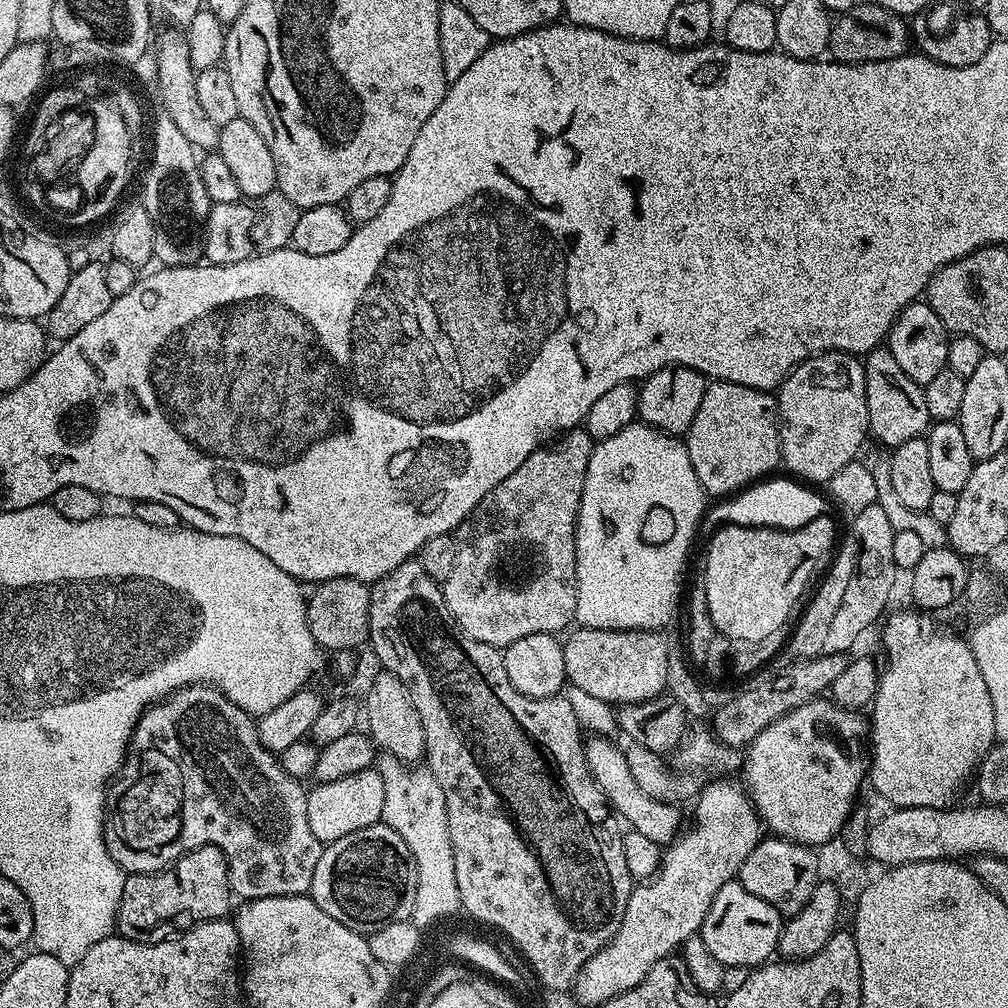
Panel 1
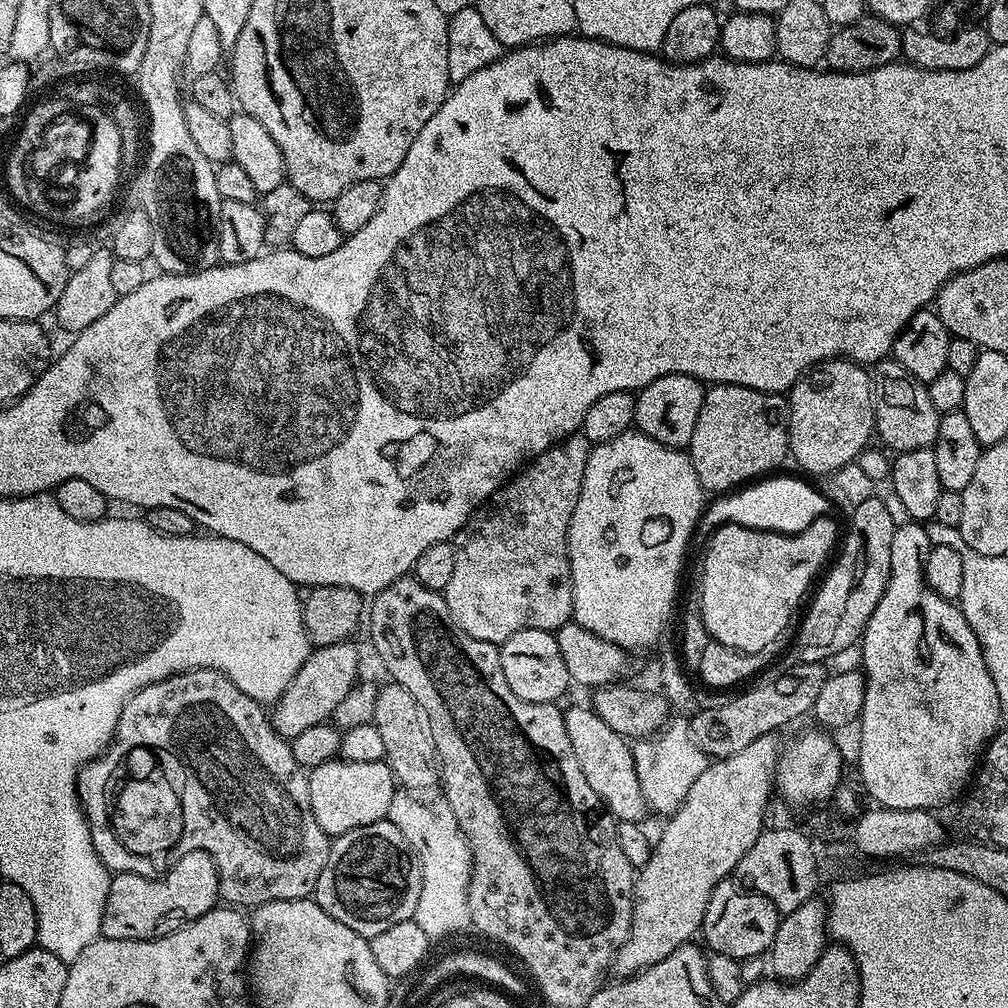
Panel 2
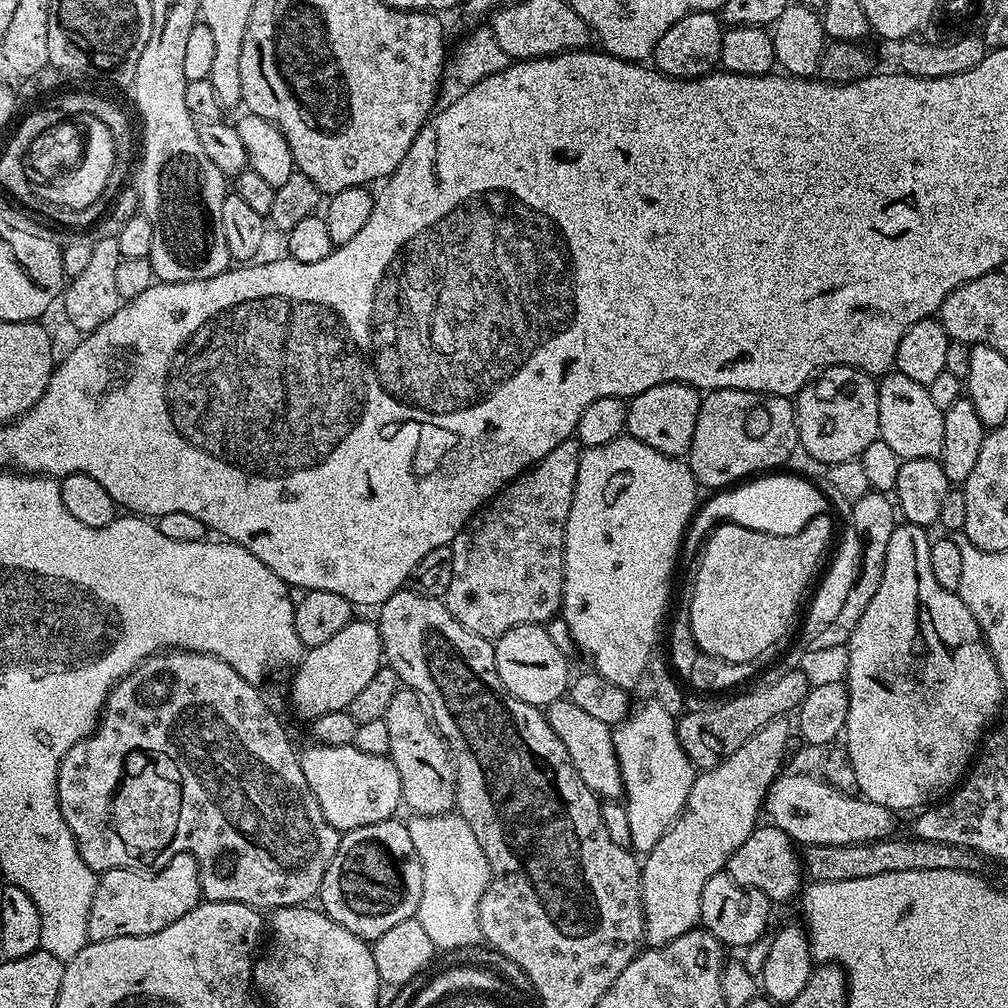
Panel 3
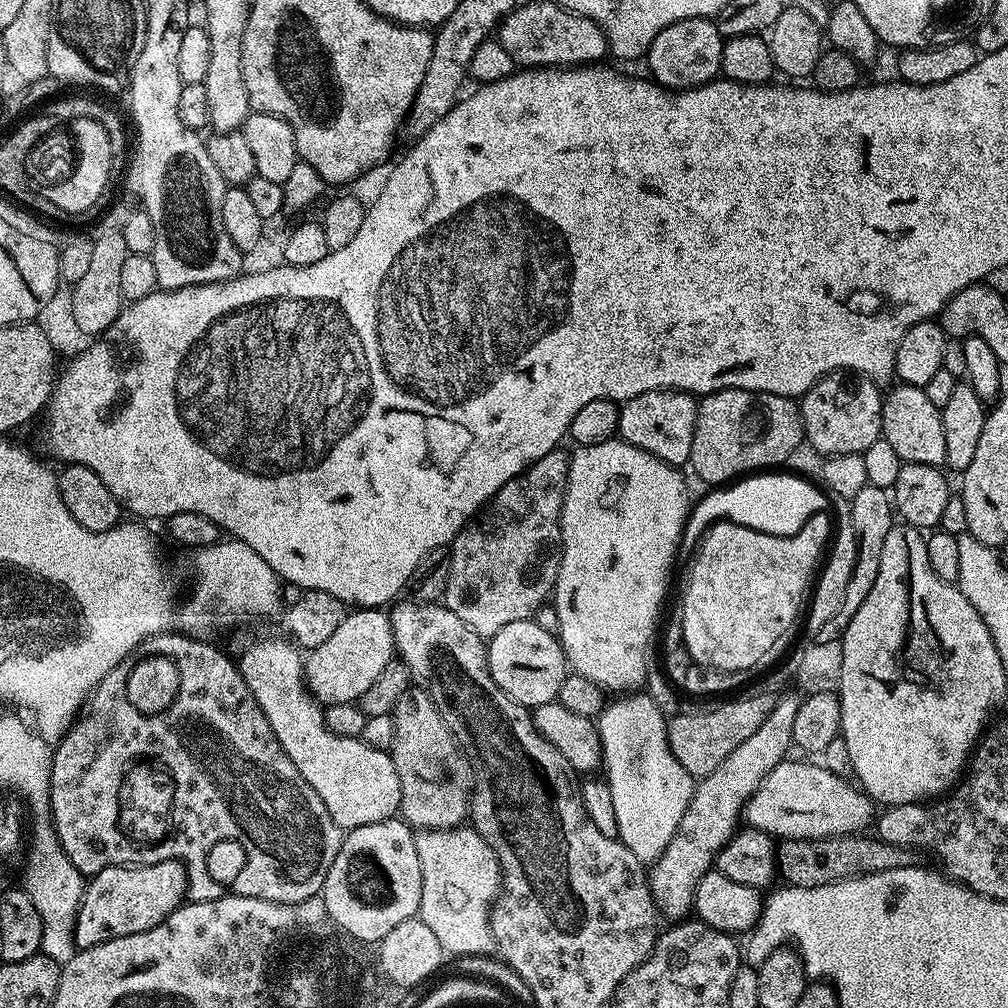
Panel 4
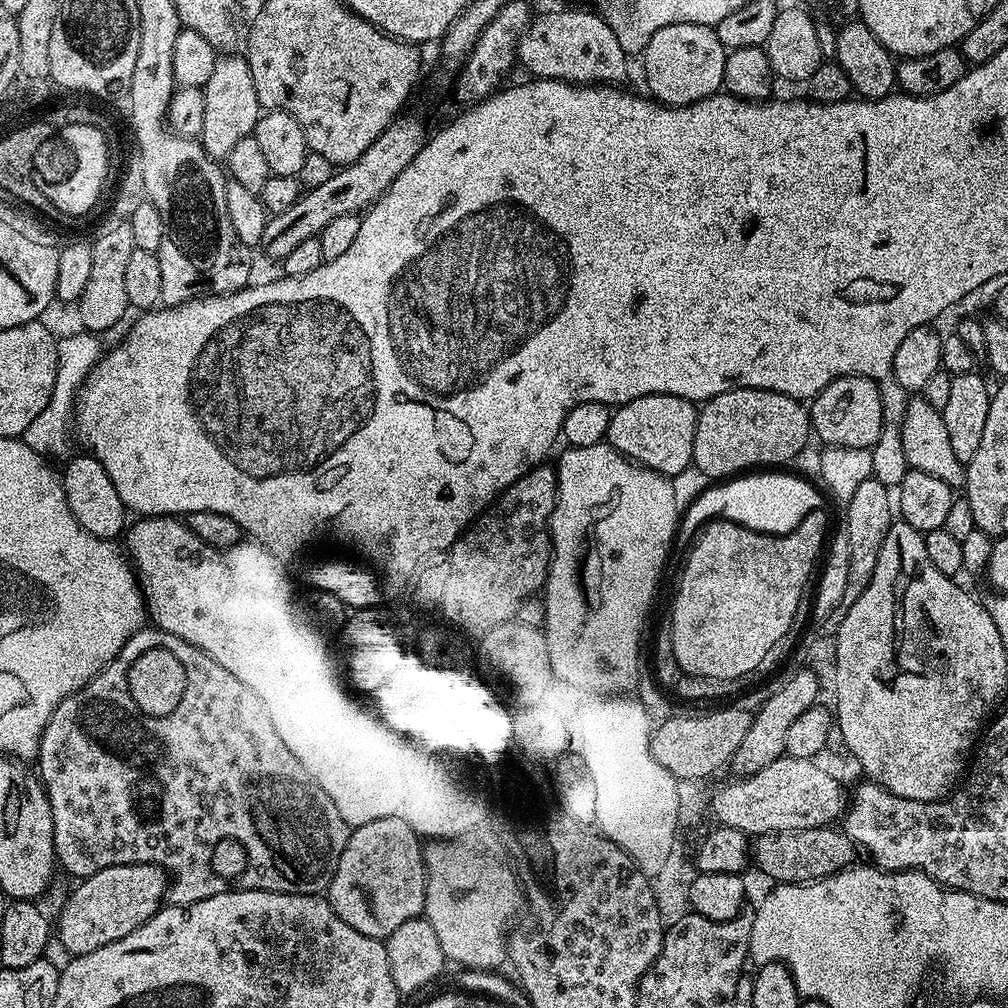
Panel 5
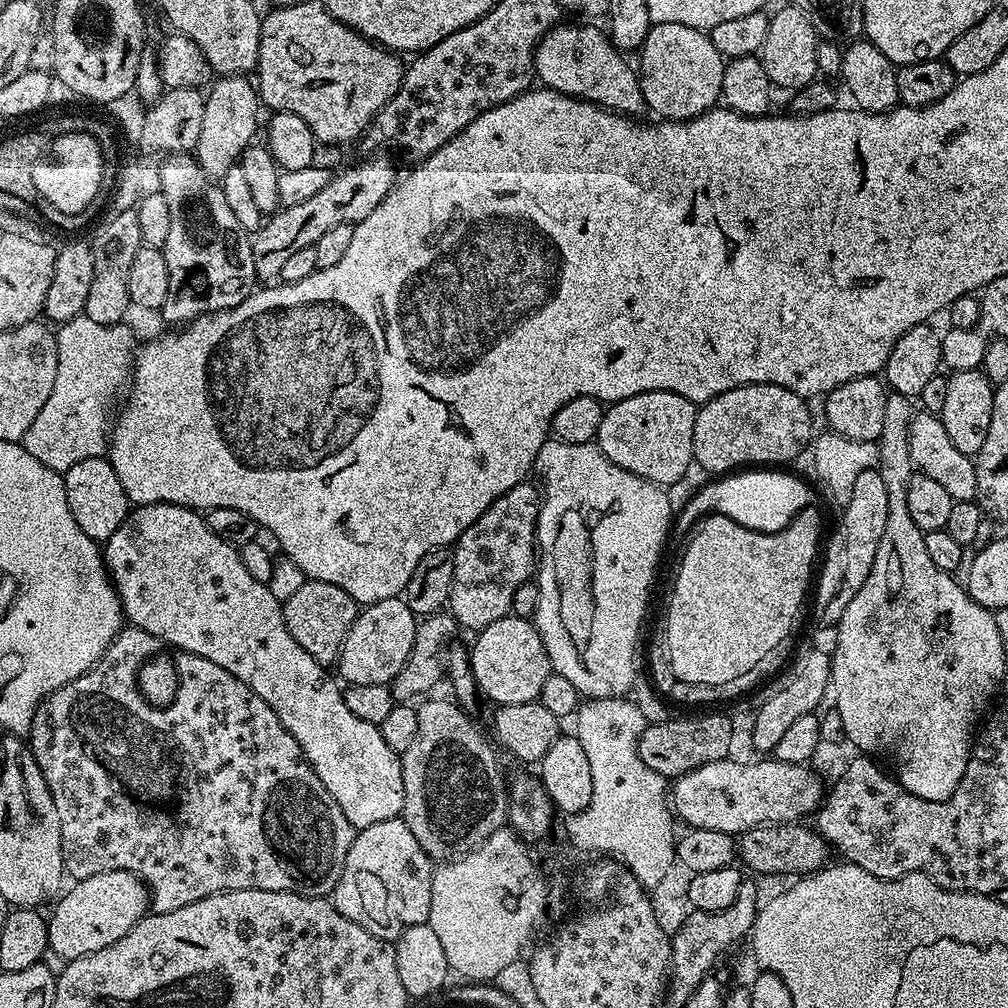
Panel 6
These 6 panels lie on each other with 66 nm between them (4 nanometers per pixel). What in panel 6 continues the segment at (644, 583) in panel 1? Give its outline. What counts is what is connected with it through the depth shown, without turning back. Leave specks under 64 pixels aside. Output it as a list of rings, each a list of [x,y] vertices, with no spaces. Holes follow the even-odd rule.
[[[550,438],[543,446],[542,450],[538,450],[536,455],[536,463],[534,465],[535,475],[540,475],[539,483],[542,485],[542,499],[540,501],[540,513],[538,514],[538,522],[536,523],[536,546],[538,549],[538,571],[534,576],[534,583],[538,586],[538,610],[536,611],[534,617],[534,623],[538,634],[542,638],[542,642],[546,646],[546,654],[550,658],[552,663],[553,672],[562,674],[562,678],[566,678],[566,682],[570,682],[570,686],[576,688],[577,693],[581,697],[591,698],[593,700],[601,700],[602,698],[614,698],[619,696],[621,698],[627,697],[633,686],[636,678],[638,677],[638,670],[636,670],[636,651],[641,651],[642,640],[640,644],[640,627],[644,624],[644,611],[648,608],[648,595],[652,592],[652,579],[656,576],[656,567],[660,564],[660,555],[664,552],[664,543],[668,540],[668,530],[670,534],[670,529],[674,524],[674,509],[672,510],[672,504],[668,501],[668,496],[661,485],[650,482],[646,478],[642,478],[638,474],[630,474],[630,470],[622,470],[622,466],[614,466],[614,462],[610,462],[610,458],[606,458],[606,454],[602,454],[602,450],[596,447],[595,443],[591,444],[564,444],[561,440],[555,438]]]

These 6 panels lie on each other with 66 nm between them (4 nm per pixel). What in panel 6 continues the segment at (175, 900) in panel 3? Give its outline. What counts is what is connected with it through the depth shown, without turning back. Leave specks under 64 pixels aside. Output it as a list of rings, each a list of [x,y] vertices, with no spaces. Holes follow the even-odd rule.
[[[110,870],[75,881],[71,886],[69,892],[67,889],[51,905],[52,916],[47,917],[48,947],[63,960],[77,960],[86,954],[94,954],[94,950],[106,950],[106,946],[118,942],[118,938],[149,915],[150,889],[133,872]]]

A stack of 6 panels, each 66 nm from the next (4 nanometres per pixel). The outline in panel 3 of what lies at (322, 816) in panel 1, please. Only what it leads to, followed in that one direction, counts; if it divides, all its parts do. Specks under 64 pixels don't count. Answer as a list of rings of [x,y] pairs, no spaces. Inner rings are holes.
[[[313,743],[313,748],[308,748],[299,753],[302,774],[306,774],[306,782],[318,798],[318,806],[322,806],[322,814],[326,814],[326,822],[334,826],[336,831],[343,834],[361,828],[377,824],[383,820],[391,820],[397,815],[396,811],[402,808],[400,794],[400,779],[394,762],[388,756],[378,754],[366,754],[356,748],[355,743],[348,745],[324,745]]]

